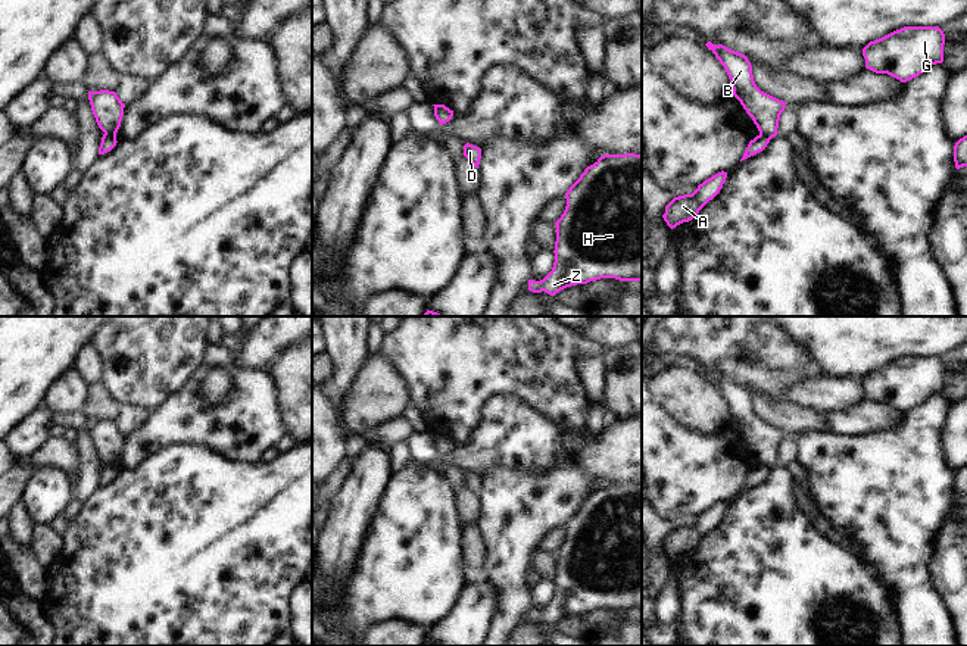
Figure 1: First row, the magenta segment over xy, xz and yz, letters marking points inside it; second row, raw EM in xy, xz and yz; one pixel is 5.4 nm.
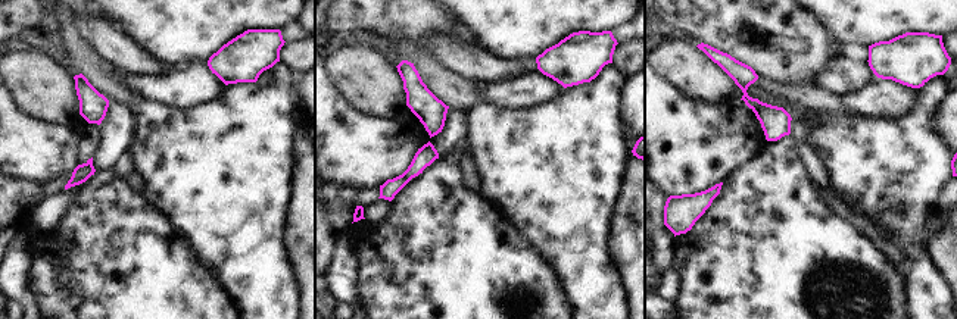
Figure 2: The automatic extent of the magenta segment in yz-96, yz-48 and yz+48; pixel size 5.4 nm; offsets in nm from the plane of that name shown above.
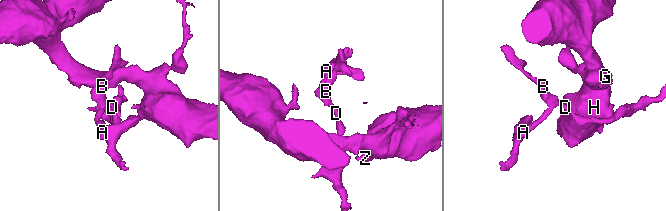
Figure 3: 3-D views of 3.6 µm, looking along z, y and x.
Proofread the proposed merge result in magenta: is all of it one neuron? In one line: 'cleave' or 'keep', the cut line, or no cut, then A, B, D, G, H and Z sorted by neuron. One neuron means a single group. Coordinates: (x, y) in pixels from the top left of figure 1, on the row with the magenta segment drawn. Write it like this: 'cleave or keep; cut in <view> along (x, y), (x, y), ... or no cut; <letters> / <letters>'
cleave; cut in xy along (105, 131), (115, 136); A / B D G H Z

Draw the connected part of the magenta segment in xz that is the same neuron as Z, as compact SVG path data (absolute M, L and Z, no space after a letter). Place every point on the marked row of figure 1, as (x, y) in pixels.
M603 155L587 166L565 193L567 206L556 225L555 262L540 281L528 280L528 290L555 296L561 290L601 278L642 281L642 155Z

